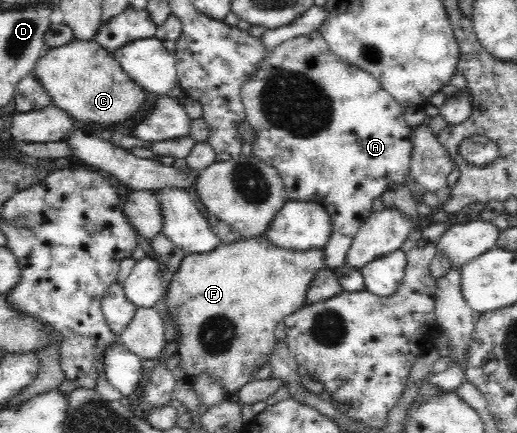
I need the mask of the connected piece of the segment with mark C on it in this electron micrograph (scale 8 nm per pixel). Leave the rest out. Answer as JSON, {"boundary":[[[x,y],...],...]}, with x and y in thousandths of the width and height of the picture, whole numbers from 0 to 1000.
{"boundary":[[[141,92],[112,111],[87,113],[62,171],[97,219],[99,240],[155,282],[228,286],[251,273],[282,236],[282,210],[251,182],[219,122],[190,99]]]}

